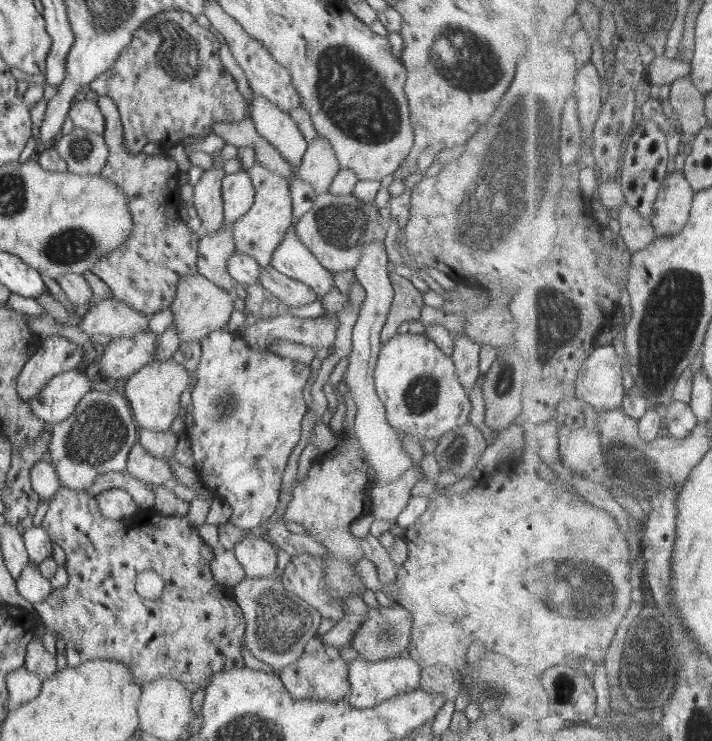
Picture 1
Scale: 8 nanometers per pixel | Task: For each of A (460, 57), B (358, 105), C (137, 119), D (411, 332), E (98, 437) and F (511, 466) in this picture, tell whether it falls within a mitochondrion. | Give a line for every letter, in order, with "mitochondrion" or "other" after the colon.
A: mitochondrion
B: mitochondrion
C: other
D: other
E: mitochondrion
F: other

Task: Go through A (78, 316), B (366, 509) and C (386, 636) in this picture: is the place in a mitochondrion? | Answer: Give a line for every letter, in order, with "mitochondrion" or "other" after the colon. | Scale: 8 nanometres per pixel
A: other
B: other
C: mitochondrion

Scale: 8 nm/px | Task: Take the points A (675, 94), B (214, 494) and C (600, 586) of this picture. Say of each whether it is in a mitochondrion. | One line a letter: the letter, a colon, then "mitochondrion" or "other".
A: other
B: other
C: mitochondrion

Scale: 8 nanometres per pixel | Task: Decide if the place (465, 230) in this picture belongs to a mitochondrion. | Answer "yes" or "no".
yes

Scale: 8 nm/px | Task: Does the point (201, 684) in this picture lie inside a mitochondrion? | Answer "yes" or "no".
no

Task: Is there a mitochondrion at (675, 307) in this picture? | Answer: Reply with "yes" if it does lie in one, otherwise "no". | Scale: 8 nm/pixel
yes

